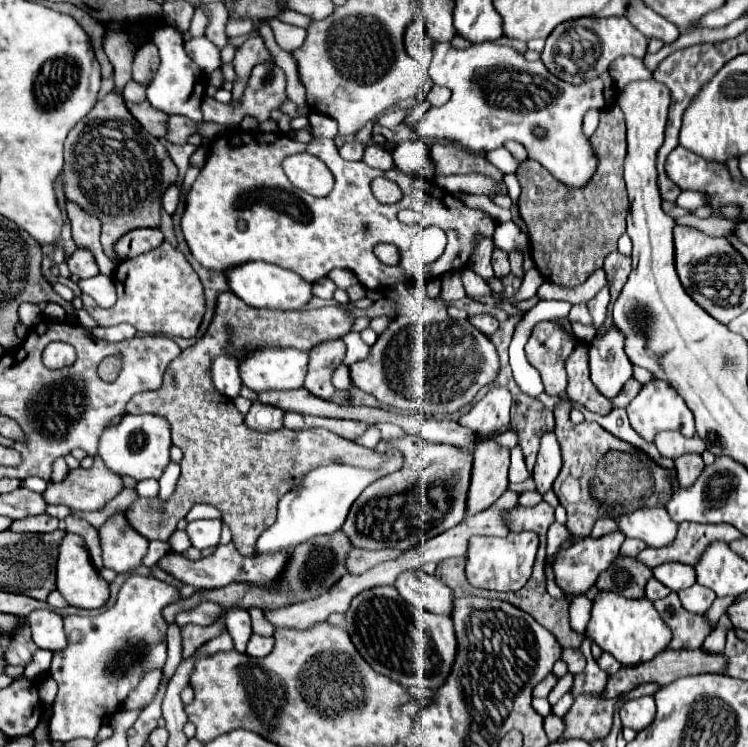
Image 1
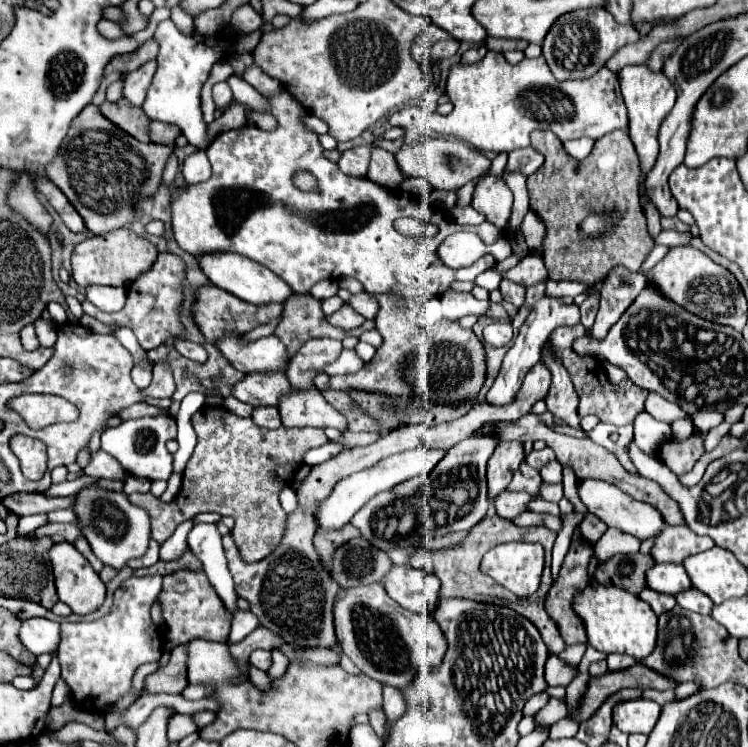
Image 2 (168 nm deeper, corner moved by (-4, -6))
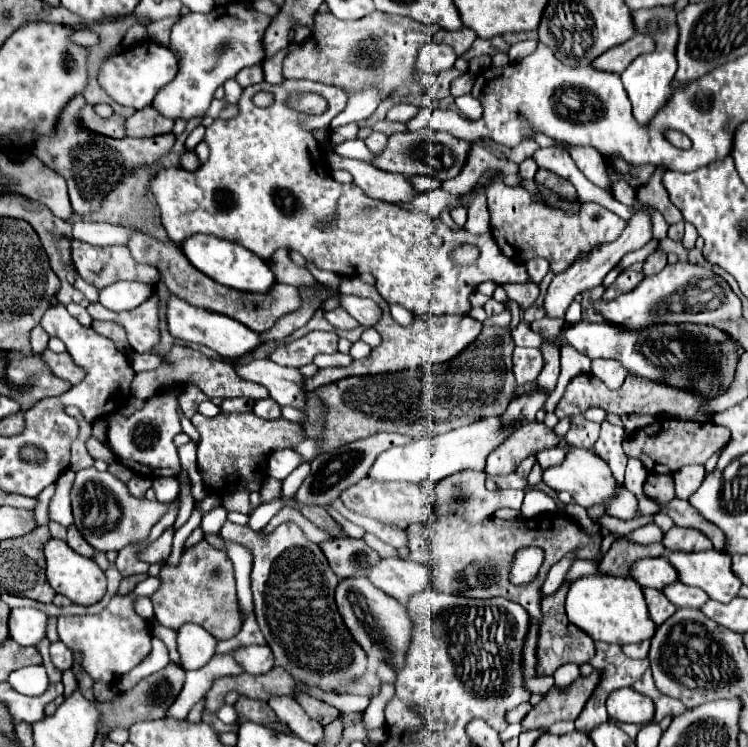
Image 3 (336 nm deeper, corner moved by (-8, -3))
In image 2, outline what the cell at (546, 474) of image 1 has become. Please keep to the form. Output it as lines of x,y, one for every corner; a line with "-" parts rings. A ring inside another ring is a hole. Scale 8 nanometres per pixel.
554,459
540,469
540,475
544,483
562,483
562,465

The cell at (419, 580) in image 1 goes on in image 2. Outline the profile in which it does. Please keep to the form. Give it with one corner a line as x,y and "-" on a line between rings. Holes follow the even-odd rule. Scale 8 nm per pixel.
396,565
390,573
386,573
382,585
398,605
412,613
432,615
438,607
440,581
436,575
428,575
422,569

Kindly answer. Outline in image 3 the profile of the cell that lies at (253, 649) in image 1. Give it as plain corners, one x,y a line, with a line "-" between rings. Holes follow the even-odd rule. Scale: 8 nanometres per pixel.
240,646
234,650
234,660
248,674
266,674
274,666
274,656
268,646

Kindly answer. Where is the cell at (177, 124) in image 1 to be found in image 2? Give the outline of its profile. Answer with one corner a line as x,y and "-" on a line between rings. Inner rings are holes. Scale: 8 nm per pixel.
160,121
150,123
150,139
158,145
170,145
172,147
178,135
182,135
182,131
176,125
160,123

